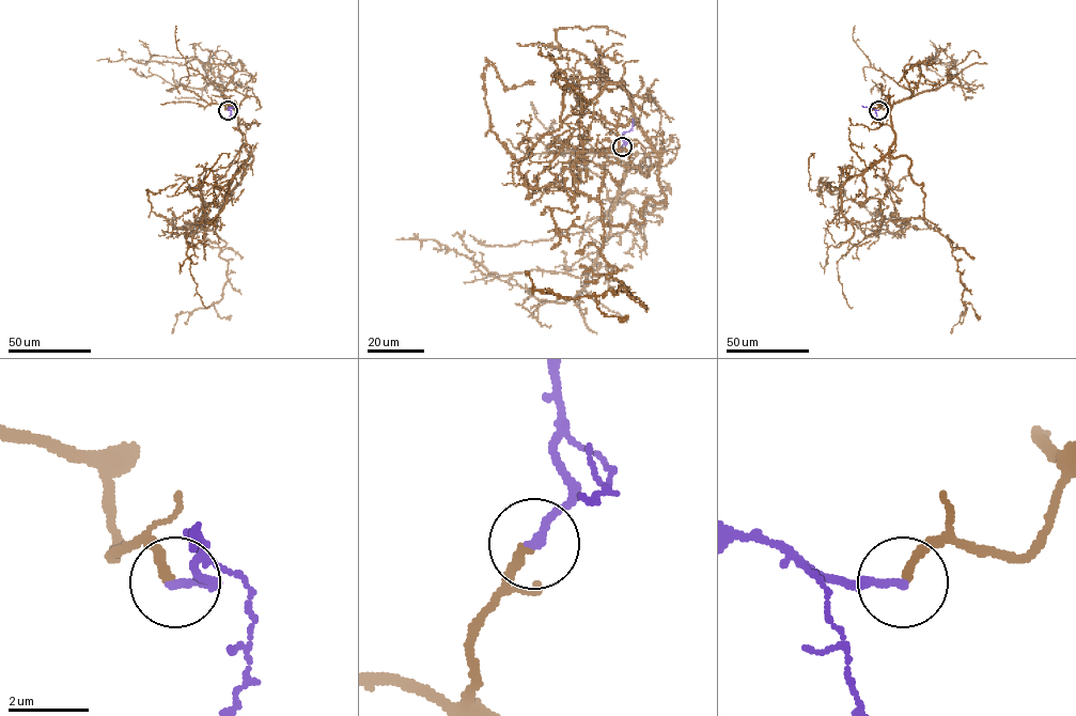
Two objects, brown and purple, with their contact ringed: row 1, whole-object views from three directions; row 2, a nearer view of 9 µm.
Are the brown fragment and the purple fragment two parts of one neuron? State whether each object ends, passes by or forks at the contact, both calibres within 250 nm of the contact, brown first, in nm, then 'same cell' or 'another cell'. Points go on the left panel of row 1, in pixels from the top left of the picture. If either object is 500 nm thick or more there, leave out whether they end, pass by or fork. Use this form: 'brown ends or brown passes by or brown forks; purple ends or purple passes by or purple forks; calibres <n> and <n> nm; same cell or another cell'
brown ends; purple ends; calibres 200 and 220 nm; same cell

